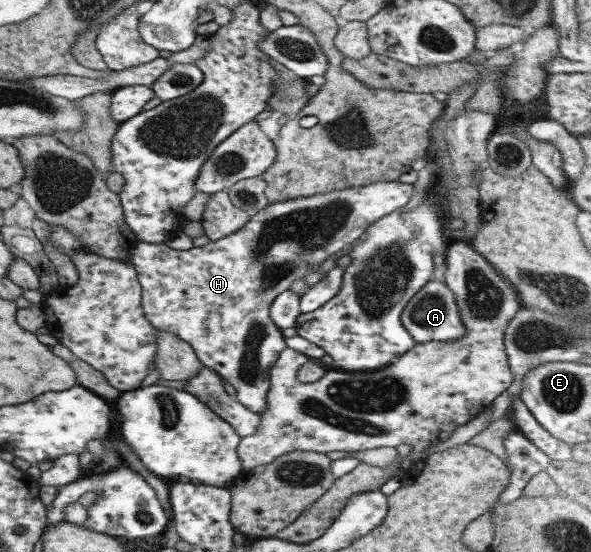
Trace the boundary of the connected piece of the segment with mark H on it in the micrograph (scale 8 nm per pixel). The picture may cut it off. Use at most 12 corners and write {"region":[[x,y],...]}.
{"region":[[374,181],[140,242],[143,312],[261,416],[275,297],[410,202]]}

